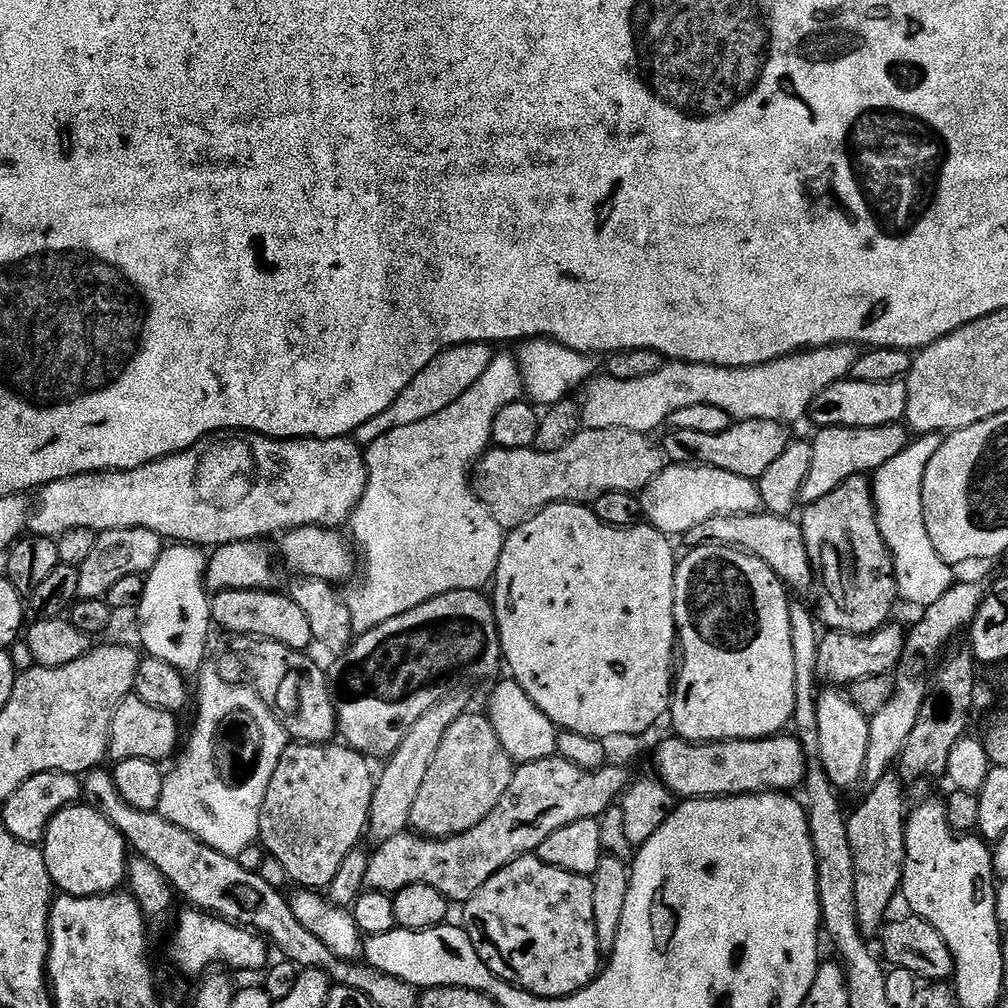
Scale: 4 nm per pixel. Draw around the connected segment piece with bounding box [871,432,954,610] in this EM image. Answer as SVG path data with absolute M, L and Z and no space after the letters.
M938 432L916 436L902 450L902 454L898 454L898 458L890 458L890 462L886 462L886 466L882 466L871 477L878 530L882 530L882 538L892 555L896 591L903 603L905 600L917 610L934 606L934 602L938 602L938 598L942 598L942 594L946 594L954 583L953 565L944 561L938 550L934 550L922 510L922 482L926 478L926 466L930 466L930 458L938 454L938 446L942 446L943 441L944 436Z

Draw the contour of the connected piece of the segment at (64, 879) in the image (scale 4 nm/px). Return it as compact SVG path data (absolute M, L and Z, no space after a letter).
M77 802L70 808L63 808L44 831L42 851L46 858L46 870L50 870L53 885L66 896L102 896L106 892L115 892L125 883L130 859L130 849L124 836L117 828L110 826L98 810L89 808L83 802Z

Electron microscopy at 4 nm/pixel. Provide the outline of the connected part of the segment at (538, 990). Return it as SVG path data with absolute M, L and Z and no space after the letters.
M525 854L502 866L498 874L491 876L469 900L463 901L462 908L462 927L470 942L474 942L478 958L486 962L495 976L530 994L551 1000L573 996L602 971L598 932L594 930L594 886L590 876L558 870L558 866L542 862L539 855Z

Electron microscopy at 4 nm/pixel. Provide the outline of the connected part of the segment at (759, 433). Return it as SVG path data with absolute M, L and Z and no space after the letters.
M737 420L718 434L698 434L695 430L677 428L665 431L664 434L662 452L671 463L701 464L718 470L730 470L730 474L738 474L738 478L757 482L794 438L793 429L789 425L765 420Z

